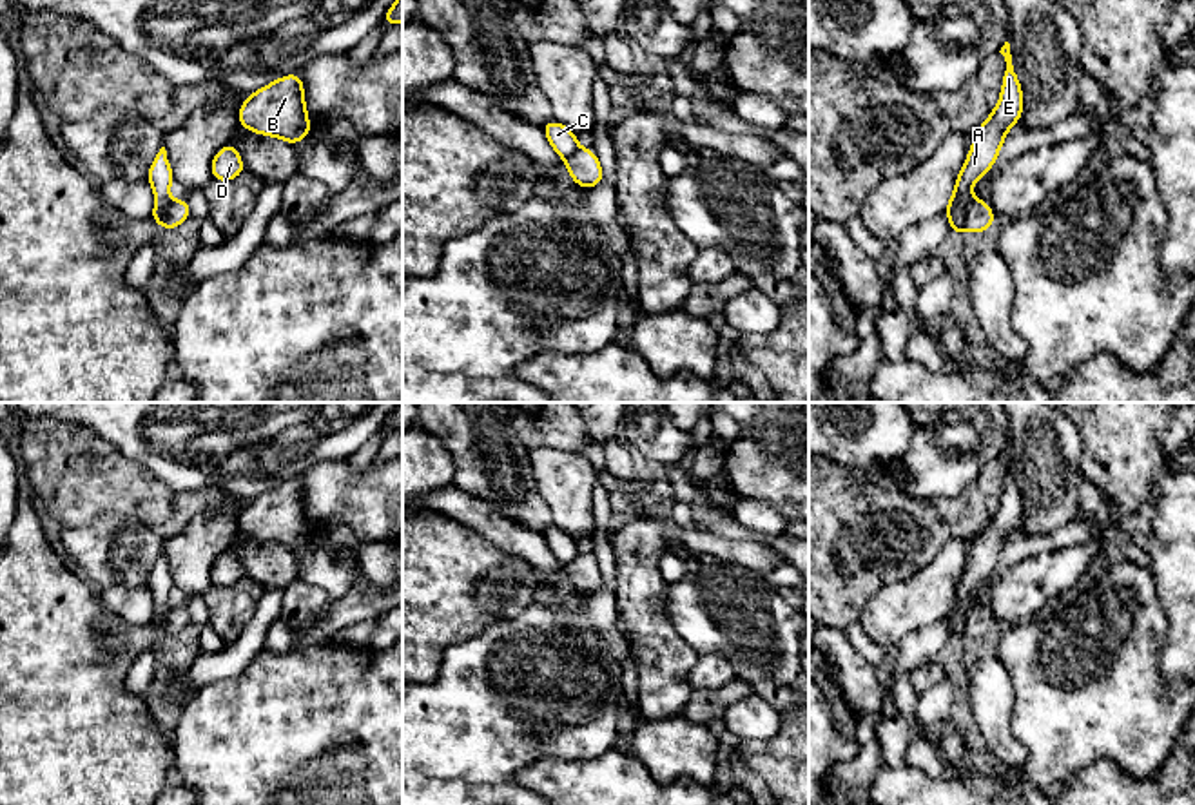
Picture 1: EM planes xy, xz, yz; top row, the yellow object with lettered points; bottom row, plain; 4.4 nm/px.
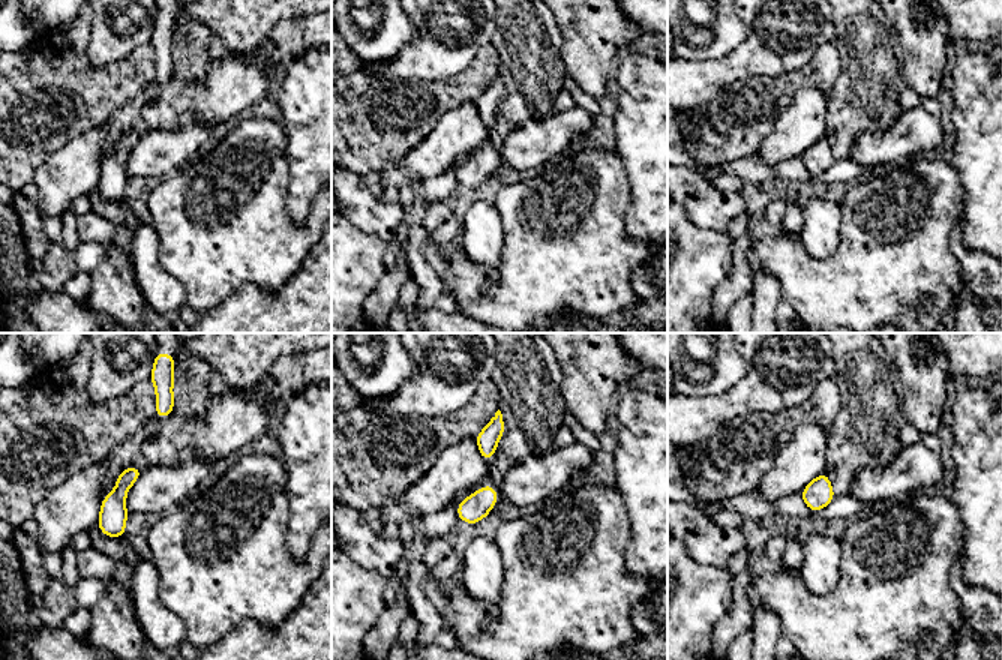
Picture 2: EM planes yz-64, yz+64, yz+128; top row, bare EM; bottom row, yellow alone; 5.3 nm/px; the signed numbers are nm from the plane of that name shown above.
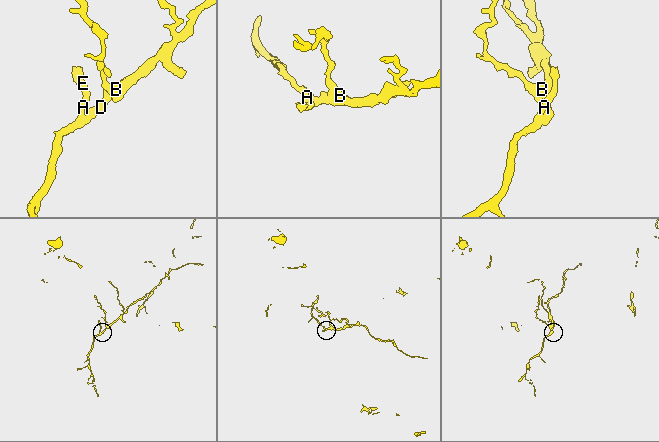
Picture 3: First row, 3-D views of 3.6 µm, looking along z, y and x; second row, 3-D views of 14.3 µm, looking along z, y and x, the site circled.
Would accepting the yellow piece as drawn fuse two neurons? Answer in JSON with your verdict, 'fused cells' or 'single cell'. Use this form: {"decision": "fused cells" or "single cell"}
{"decision": "fused cells"}

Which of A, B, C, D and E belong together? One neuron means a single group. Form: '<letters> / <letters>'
A C E / B D

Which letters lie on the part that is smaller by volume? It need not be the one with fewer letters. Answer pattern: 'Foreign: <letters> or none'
Foreign: B, D

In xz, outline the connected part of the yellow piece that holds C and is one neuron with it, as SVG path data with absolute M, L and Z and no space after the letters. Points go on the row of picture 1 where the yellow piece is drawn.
M555 120L544 123L542 131L553 150L564 160L568 160L580 149L575 132Z

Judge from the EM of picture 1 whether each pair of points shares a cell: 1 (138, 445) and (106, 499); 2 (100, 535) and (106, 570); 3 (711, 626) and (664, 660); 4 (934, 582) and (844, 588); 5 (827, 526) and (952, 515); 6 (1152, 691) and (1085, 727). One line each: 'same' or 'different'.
1: different
2: same
3: different
4: different
5: same
6: same

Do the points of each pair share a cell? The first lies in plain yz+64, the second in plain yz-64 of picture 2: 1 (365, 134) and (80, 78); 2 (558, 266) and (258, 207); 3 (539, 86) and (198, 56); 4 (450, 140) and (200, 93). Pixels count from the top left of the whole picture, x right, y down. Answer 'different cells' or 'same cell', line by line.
1: same cell
2: same cell
3: same cell
4: different cells

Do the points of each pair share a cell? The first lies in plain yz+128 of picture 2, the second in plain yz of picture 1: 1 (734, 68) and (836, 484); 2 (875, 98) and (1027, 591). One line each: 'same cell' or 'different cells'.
1: different cells
2: different cells

